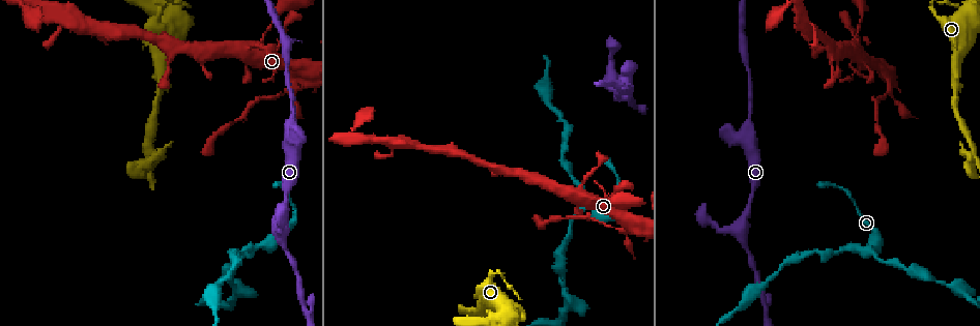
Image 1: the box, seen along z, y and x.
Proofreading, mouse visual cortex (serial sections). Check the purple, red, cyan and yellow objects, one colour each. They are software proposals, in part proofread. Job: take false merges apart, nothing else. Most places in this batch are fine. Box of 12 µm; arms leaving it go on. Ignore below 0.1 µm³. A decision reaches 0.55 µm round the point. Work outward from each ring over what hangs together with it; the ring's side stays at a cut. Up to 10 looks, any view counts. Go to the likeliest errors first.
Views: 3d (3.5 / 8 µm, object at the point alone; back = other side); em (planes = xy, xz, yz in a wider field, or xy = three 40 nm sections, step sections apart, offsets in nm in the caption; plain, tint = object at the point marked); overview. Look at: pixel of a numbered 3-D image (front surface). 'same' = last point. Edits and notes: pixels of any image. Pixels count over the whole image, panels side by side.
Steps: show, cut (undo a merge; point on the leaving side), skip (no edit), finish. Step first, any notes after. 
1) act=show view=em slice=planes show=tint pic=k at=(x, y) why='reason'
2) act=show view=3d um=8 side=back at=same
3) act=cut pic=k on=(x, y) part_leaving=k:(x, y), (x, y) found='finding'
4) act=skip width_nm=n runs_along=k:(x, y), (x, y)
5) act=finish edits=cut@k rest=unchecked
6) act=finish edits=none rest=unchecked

act=show view=3d um=3.5 pic=1 at=(619, 228)

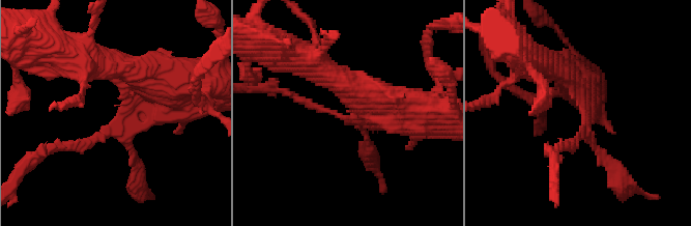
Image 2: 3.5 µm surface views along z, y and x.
act=show view=em slice=planes show=tint pic=2 at=(587, 126) why='now the EM'

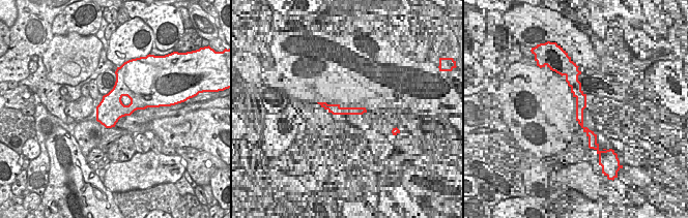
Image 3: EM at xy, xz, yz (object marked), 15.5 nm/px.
act=show view=em slice=xy step=5 show=tint at=same why='another direction'

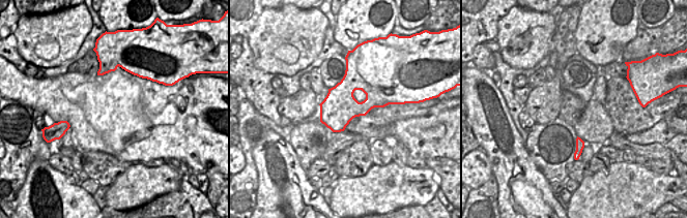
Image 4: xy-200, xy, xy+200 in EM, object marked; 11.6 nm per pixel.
act=skip width_nm=400 runs_along=2:(140, 75), (149, 90), (118, 125), (60, 147) found='continuous, no second cell'

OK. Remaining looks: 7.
act=show view=3d um=3.5 pic=1 at=(954, 95) why='a narrow waist'

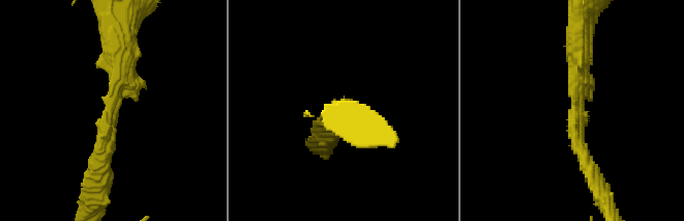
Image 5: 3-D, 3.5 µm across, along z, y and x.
act=show view=em slice=xy step=3 show=tint pic=5 at=(109, 112) arm_widths_nm=200,350

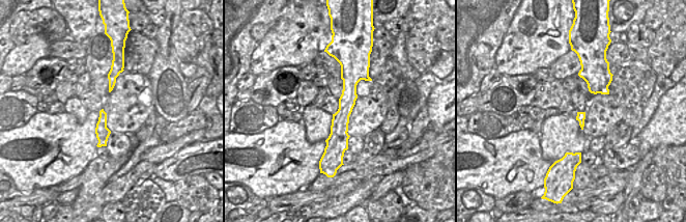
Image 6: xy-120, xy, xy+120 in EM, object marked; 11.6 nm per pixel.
act=show view=em slice=planes show=tint at=same

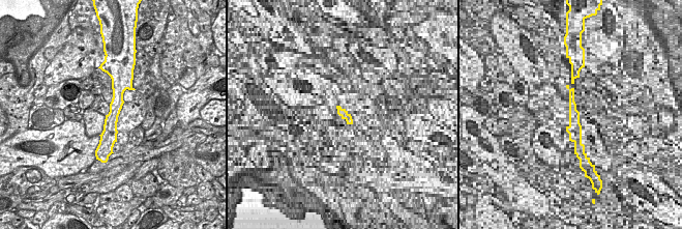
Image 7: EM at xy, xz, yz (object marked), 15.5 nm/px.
act=skip runs_along=7:(114, 81), (117, 103), (108, 147) found='all the same cell'

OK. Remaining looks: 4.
act=show view=3d um=8 pic=1 at=(256, 250) why='thin neck'

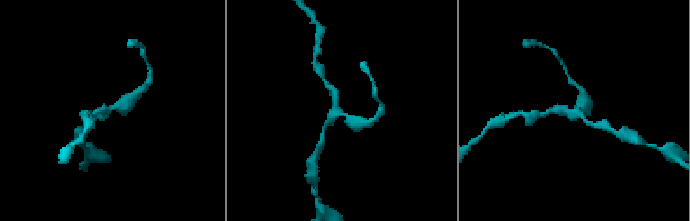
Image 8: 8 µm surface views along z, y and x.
act=show view=em slice=xy step=1 show=tint pic=8 at=(574, 110) arms=3 arm_widths_nm=200,200,450 why='shape alone is not enough'

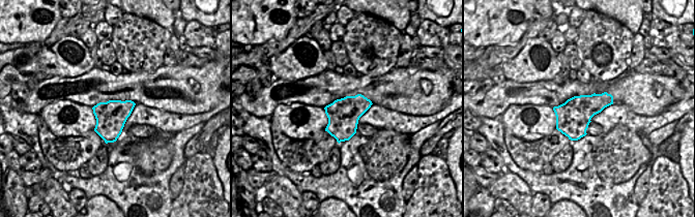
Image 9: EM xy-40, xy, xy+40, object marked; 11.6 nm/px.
act=skip runs_along=8:(131, 99), (101, 112), (91, 125) found='all the same cell'

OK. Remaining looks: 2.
act=show view=3d um=3.5 pic=1 at=(292, 116) why='thick turns thin'

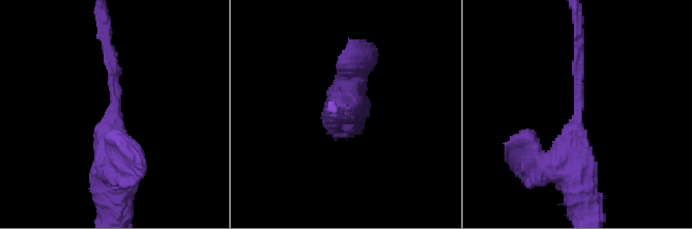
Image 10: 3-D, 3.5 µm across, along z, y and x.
act=show view=em slice=xy step=2 show=tint pic=10 at=(113, 113) arm_widths_nm=200,500

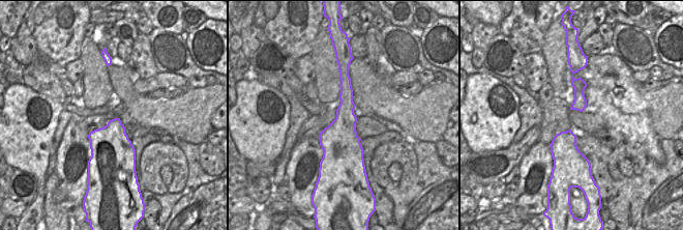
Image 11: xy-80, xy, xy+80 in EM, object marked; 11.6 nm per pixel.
act=skip runs_along=10:(567, 180), (578, 47) found='one cell here'

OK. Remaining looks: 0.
act=finish edits=none rest=unchecked

